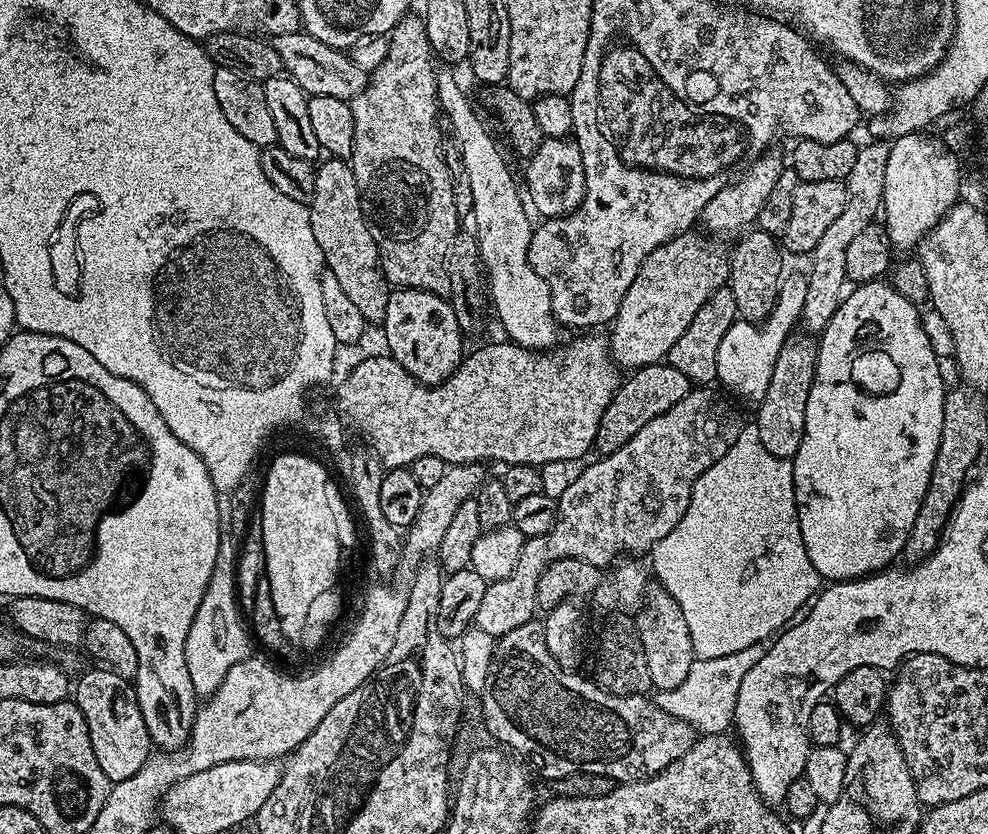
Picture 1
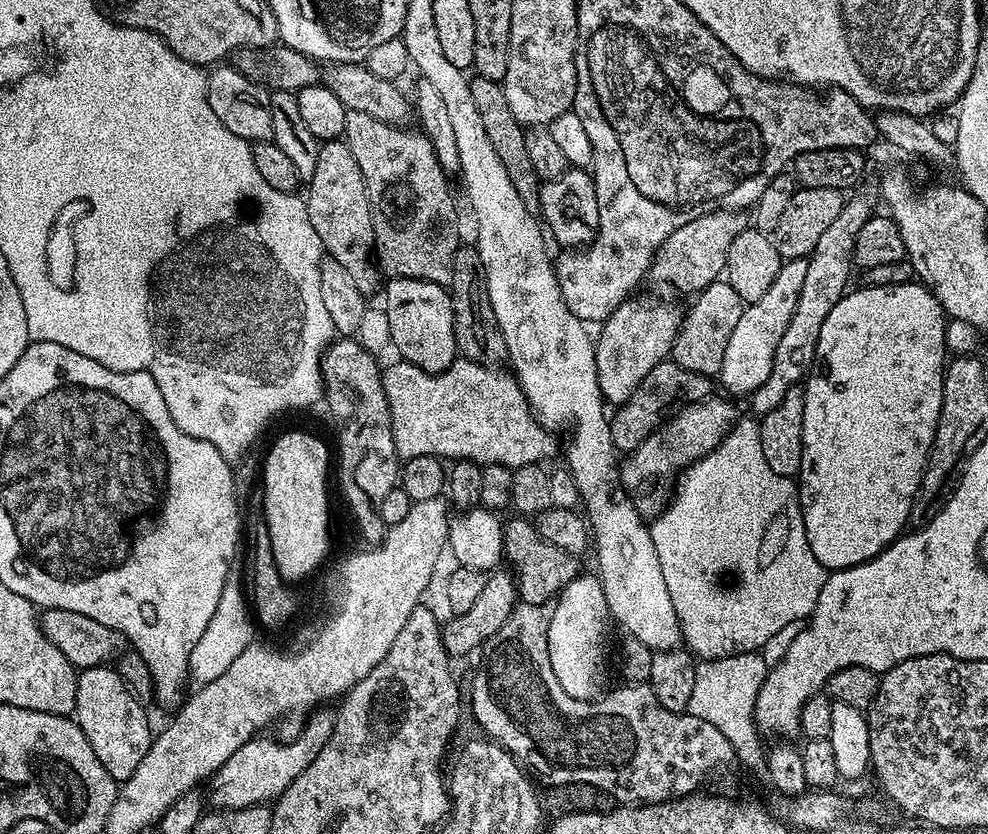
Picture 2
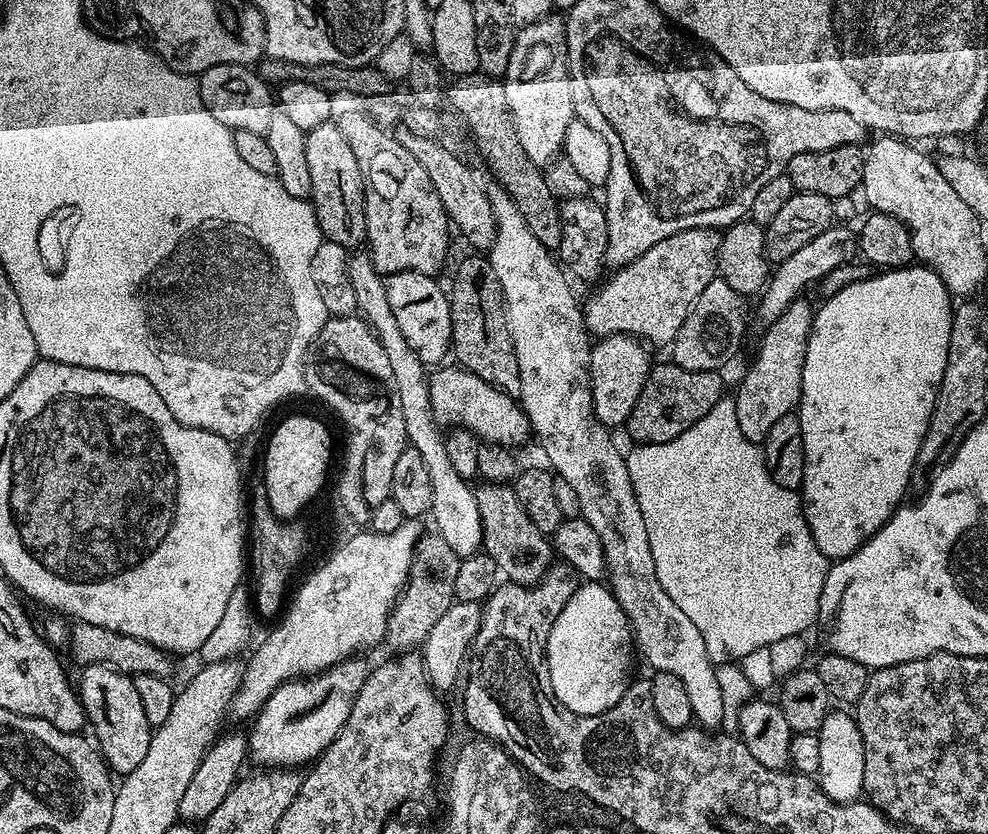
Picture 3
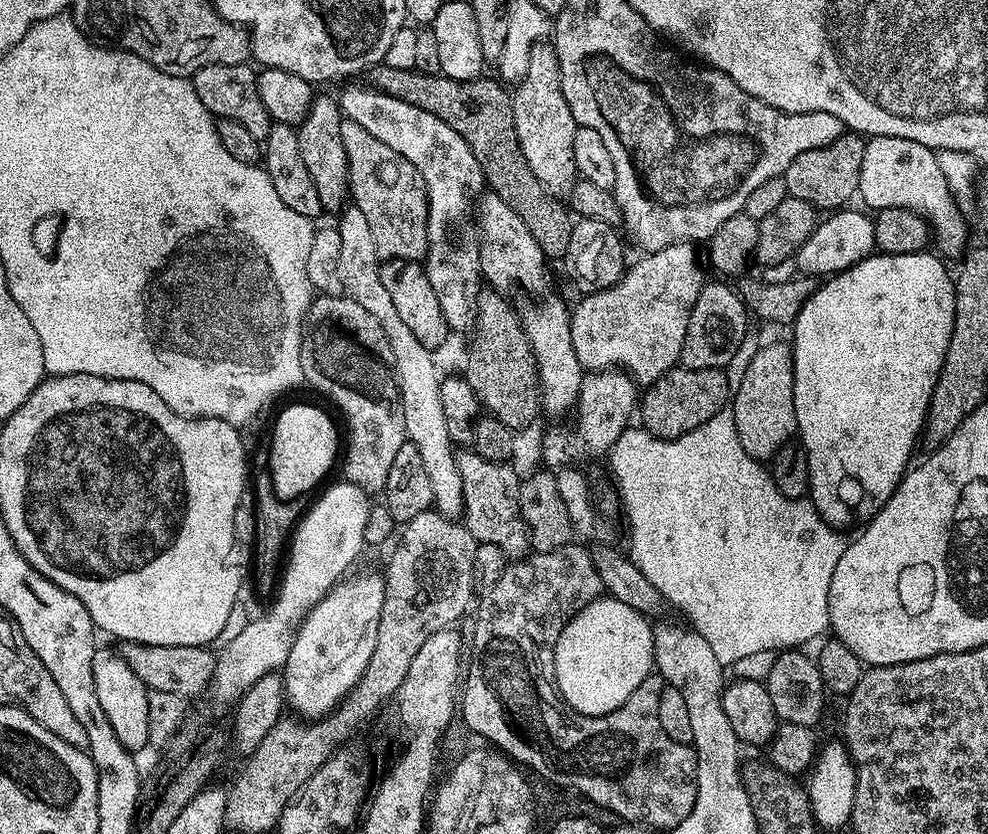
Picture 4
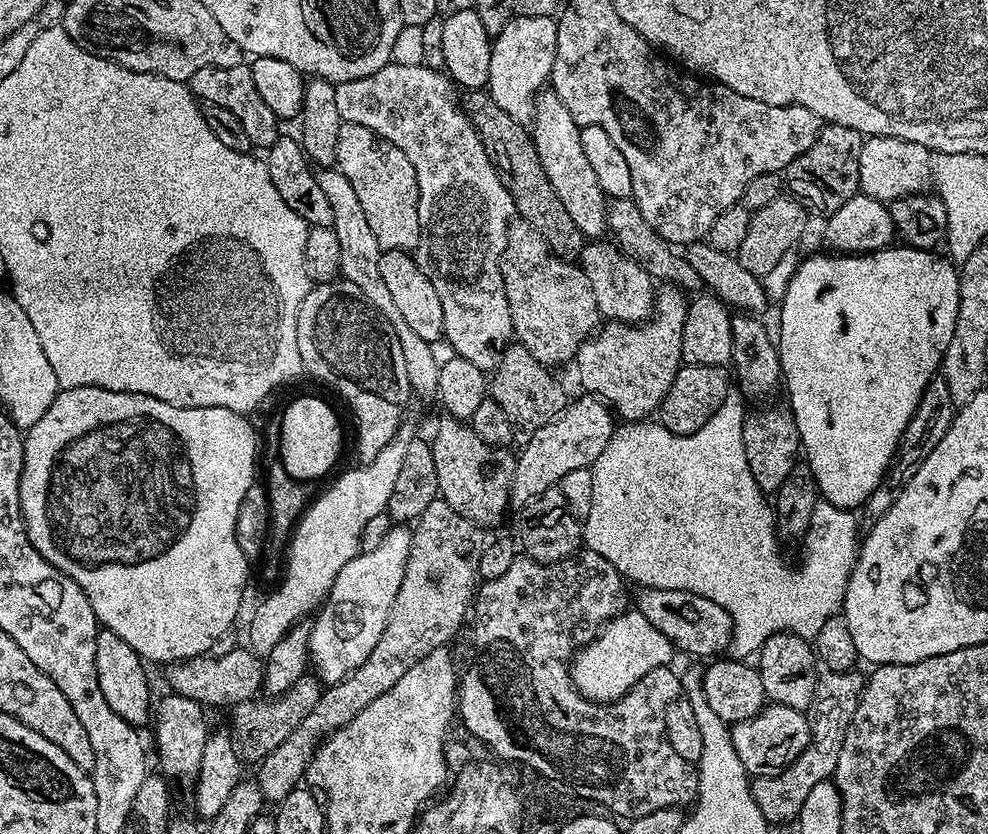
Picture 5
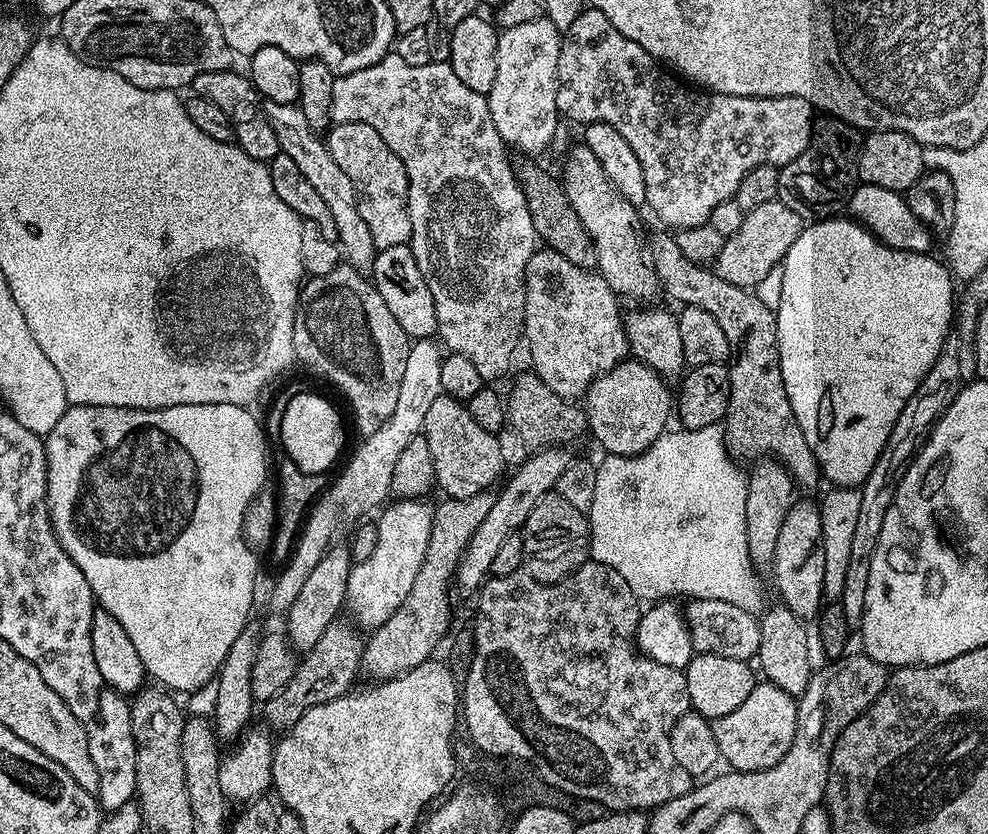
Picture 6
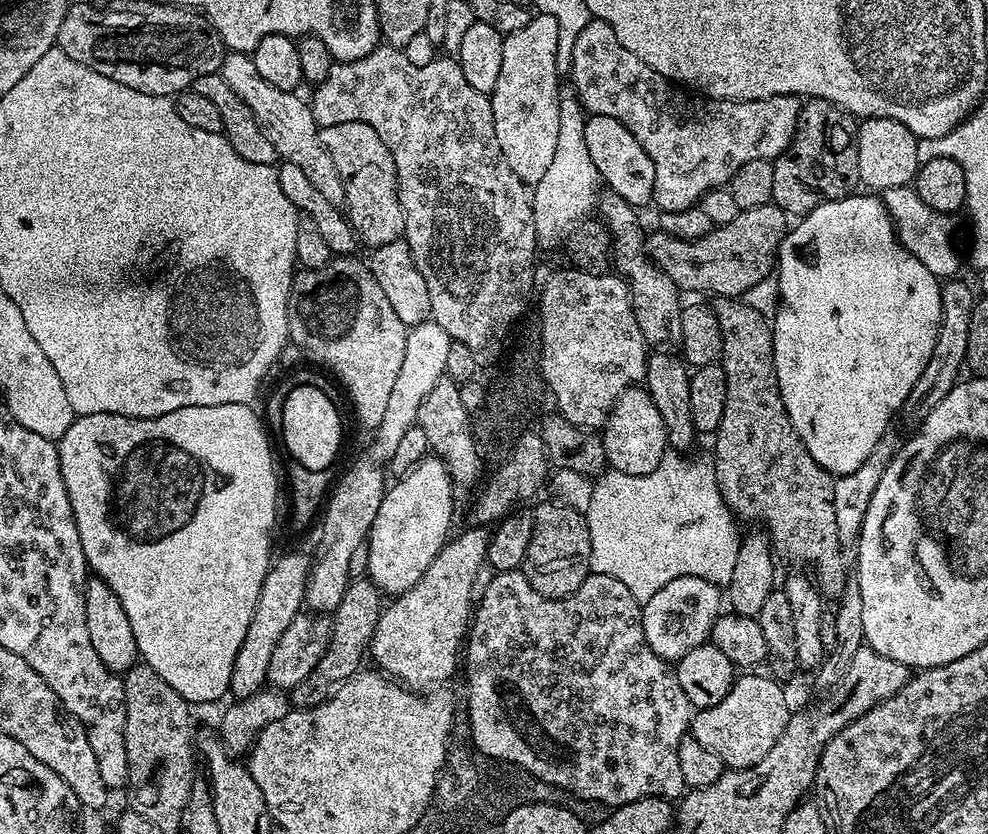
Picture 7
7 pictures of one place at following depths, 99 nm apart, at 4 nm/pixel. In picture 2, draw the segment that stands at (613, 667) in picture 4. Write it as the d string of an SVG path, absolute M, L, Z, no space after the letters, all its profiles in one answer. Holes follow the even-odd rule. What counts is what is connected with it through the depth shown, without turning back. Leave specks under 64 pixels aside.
M581 574L576 576L561 590L552 604L552 617L550 618L550 630L548 631L548 653L550 654L550 666L554 666L554 678L562 685L562 690L570 694L570 698L585 699L584 676L596 676L604 668L604 631L610 625L608 607L606 606L606 594L599 575Z

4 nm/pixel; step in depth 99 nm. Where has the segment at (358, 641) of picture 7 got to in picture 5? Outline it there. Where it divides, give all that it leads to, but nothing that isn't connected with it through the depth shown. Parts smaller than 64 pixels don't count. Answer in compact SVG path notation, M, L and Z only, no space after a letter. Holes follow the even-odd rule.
M305 674L281 696L257 698L234 705L233 712L236 712L232 716L233 722L236 723L234 738L236 751L240 753L241 761L245 765L256 766L274 750L278 750L278 746L282 746L282 742L286 742L286 738L298 728L302 718L306 718L306 714L310 714L310 710L314 710L314 706L318 706L321 693L321 681L315 675Z

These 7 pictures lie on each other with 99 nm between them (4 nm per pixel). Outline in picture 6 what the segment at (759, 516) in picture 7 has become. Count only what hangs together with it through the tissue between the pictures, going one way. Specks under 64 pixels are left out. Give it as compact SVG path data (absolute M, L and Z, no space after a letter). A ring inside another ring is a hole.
M659 230L647 237L646 248L650 253L650 263L654 271L656 271L656 277L660 283L660 291L666 297L669 296L672 300L677 300L677 305L687 306L690 308L701 308L702 310L708 311L714 319L717 320L718 326L722 329L722 334L726 334L726 342L728 343L728 354L730 357L730 363L728 364L728 373L730 374L730 402L728 403L728 409L724 415L722 421L722 427L724 429L724 444L728 447L728 455L735 458L737 461L755 462L761 458L771 458L773 460L780 461L781 464L787 468L788 473L792 475L793 481L797 485L800 484L804 488L812 488L816 483L821 483L822 473L820 470L820 463L814 458L814 454L810 450L810 446L806 442L806 434L802 434L802 426L798 426L798 418L794 416L794 410L790 406L790 398L786 394L786 386L782 382L782 370L780 369L780 355L778 354L778 346L776 345L776 314L771 303L767 304L760 296L755 296L755 291L747 288L739 288L734 286L730 282L726 282L726 278L722 278L715 270L711 267L695 264L690 262L690 258L686 258L686 254L682 254L682 250L678 250L678 242L676 241L675 235L669 234L667 231Z

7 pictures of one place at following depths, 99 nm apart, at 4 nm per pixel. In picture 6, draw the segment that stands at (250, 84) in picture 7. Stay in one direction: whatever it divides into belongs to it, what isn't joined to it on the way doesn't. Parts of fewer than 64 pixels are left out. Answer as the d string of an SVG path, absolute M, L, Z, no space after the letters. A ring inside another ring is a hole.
M268 104L266 111L268 121L274 126L274 134L280 143L280 150L290 154L290 159L302 170L306 182L322 194L330 214L334 214L334 226L336 227L336 240L341 249L342 256L352 267L361 270L371 269L378 249L374 246L374 238L370 238L370 229L358 210L358 198L354 190L354 182L346 178L342 166L334 162L327 143L322 139L321 133L310 126L306 114L296 104Z

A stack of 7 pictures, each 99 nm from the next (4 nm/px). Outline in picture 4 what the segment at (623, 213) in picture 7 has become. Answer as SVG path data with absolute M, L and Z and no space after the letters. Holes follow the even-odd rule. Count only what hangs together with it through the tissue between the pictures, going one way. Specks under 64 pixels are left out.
M541 42L530 50L530 67L523 80L515 85L511 98L522 158L526 158L538 182L545 184L556 196L567 197L578 179L574 162L574 134L578 125L562 94L562 74L551 43Z

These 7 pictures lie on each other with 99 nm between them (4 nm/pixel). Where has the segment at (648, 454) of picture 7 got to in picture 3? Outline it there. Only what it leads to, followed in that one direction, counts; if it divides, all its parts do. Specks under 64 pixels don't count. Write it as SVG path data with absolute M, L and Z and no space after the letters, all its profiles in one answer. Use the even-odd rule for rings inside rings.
M691 228L670 234L670 238L662 238L662 242L658 242L658 246L650 246L646 254L615 269L611 273L612 278L589 298L588 304L586 300L582 308L584 327L596 338L635 336L649 345L671 345L678 330L682 330L682 322L686 322L694 302L698 302L698 294L702 294L702 290L706 290L706 286L717 279L716 255L720 249L720 238L721 233L714 228Z

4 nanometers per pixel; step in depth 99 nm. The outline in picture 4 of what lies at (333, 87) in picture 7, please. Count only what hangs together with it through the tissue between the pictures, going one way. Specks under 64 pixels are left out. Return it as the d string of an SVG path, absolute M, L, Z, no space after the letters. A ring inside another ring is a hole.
M352 84L344 93L339 93L338 103L341 113L345 120L358 122L358 126L374 134L378 142L386 142L390 150L402 154L402 158L406 158L406 162L410 162L414 170L422 174L422 182L426 186L428 195L428 253L422 261L424 272L430 278L430 286L434 286L434 294L438 294L438 306L442 306L442 314L449 329L453 333L464 331L467 333L476 323L476 301L479 300L482 291L480 237L478 224L473 216L474 197L483 193L486 188L484 171L480 169L478 158L474 158L470 146L466 146L462 134L458 134L458 130L450 130L450 126L446 126L442 118L411 105L410 102L404 102L390 94L379 92L374 87L361 84Z

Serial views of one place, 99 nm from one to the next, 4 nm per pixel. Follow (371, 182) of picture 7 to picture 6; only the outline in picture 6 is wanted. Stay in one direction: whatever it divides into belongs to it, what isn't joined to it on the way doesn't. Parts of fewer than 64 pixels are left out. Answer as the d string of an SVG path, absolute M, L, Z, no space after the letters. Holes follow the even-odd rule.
M366 122L332 124L326 132L326 143L334 162L338 162L346 178L354 182L358 210L370 229L374 246L379 250L408 244L412 238L408 213L408 179L406 166L398 154L394 154L394 150L382 142L378 130L374 130L374 126L366 126Z

